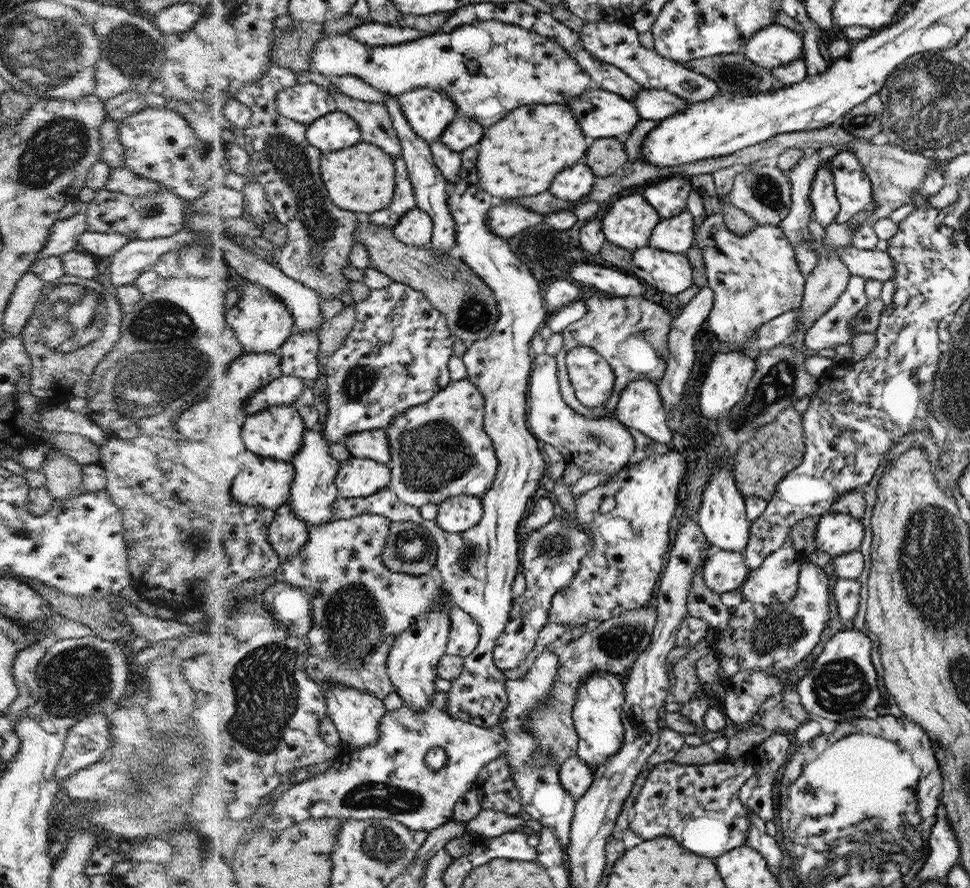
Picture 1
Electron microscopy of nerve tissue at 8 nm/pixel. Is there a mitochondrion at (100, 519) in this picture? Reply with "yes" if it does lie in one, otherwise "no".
no

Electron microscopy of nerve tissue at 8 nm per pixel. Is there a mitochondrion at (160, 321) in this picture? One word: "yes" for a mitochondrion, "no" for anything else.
yes

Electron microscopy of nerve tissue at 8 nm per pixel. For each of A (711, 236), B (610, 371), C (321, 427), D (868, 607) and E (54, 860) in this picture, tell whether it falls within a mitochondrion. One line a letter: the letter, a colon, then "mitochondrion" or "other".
A: other
B: other
C: other
D: other
E: other

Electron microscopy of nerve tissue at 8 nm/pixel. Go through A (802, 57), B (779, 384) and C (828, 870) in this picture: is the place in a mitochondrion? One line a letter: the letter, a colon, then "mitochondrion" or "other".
A: other
B: mitochondrion
C: mitochondrion

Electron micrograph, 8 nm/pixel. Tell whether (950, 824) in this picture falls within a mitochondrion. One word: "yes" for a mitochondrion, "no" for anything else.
no

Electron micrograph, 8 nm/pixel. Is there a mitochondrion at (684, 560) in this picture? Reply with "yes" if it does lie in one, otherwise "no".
no

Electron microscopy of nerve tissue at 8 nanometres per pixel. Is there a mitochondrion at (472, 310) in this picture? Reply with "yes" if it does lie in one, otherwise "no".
yes

